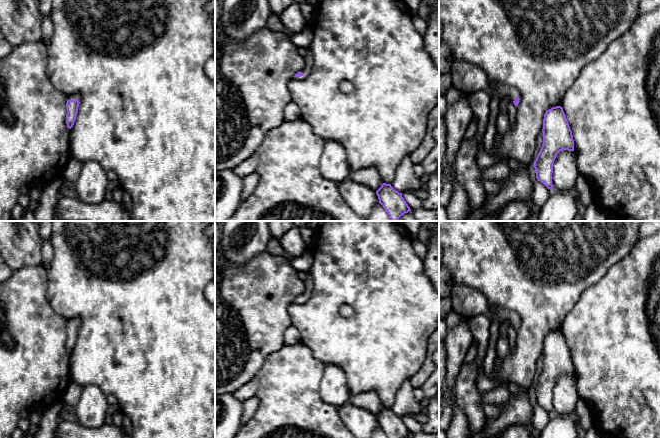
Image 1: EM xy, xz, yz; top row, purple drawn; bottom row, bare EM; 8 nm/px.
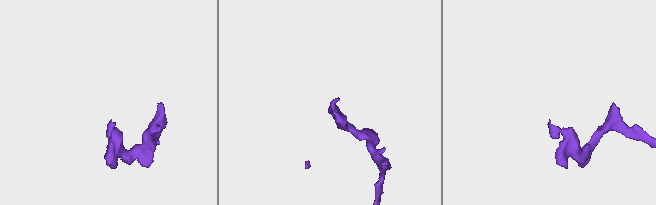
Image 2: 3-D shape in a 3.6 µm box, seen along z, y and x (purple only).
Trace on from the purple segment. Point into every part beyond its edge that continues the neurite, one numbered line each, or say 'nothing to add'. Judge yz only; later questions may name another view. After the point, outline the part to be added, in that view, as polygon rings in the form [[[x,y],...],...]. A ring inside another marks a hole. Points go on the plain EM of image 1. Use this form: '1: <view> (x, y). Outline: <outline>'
1: yz (502, 315). Outline: [[[498,308],[495,316],[498,321],[498,325],[503,322],[508,322],[513,326],[517,321],[520,322],[520,317],[516,312],[504,308]]]

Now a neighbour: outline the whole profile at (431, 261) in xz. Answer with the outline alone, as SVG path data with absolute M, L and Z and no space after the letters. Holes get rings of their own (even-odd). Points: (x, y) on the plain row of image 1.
M432 231L424 234L423 238L427 245L426 256L423 258L425 274L439 293L439 233Z

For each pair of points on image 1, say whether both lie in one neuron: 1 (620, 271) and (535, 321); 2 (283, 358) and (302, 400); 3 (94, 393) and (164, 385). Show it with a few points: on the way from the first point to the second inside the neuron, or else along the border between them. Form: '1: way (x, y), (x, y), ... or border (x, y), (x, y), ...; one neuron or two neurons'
1: border (599, 279), (583, 291), (568, 314); two neurons
2: way (289, 368), (289, 387), (292, 390); one neuron
3: border (83, 386), (94, 384), (107, 395); two neurons

